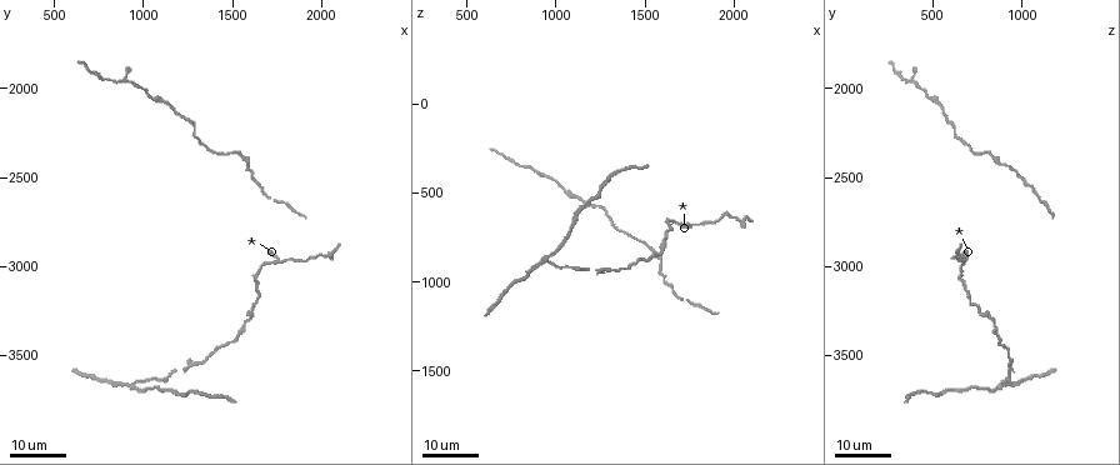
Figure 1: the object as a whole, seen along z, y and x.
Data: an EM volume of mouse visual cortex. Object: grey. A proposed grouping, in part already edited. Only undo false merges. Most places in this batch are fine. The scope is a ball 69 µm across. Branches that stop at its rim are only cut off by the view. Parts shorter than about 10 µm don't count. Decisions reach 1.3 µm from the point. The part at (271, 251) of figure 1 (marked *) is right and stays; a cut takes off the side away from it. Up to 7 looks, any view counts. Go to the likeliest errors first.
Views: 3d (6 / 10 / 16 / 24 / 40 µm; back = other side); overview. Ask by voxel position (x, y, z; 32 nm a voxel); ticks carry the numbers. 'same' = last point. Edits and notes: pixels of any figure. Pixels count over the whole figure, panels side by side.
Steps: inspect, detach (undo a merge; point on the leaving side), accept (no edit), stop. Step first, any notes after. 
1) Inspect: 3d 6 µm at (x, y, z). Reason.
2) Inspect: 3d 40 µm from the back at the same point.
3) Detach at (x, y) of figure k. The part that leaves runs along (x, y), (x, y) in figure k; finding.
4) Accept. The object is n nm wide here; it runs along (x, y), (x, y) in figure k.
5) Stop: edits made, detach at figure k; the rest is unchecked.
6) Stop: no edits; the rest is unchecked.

Inspect: 3d 24 µm at (1760, 2980, 680). A fork.

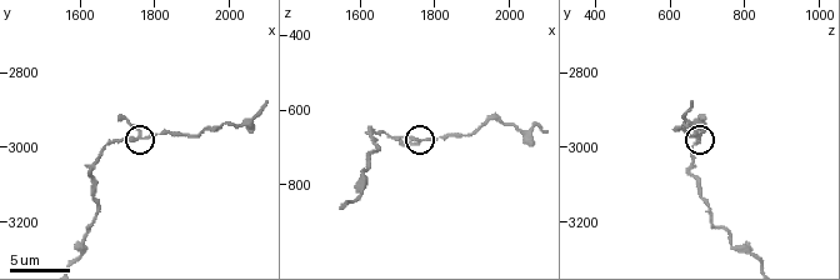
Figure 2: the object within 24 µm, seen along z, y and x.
Inspect: 3d 10 µm at (1760, 2980, 680).

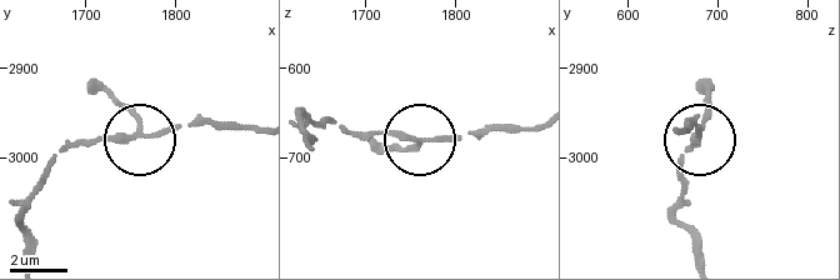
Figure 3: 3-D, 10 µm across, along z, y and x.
Accept. The side arm is 14 µm long; it runs along (104, 83), (146, 138), (190, 124), (230, 124) in figure 3; all the same neuron.

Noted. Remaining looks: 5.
Inspect: 3d 24 µm at (920, 3660, 880). Three-way junction.

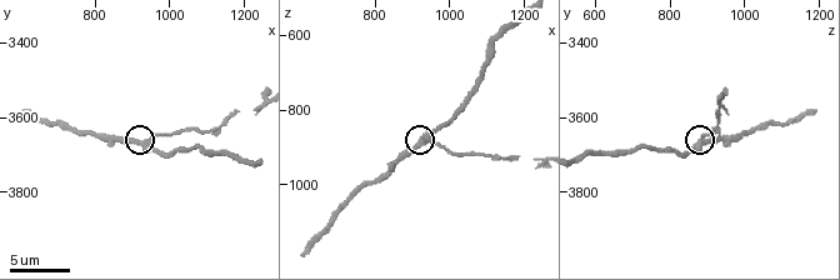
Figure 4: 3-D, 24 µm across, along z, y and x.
Inspect: 3d 6 µm at (920, 3680, 880).

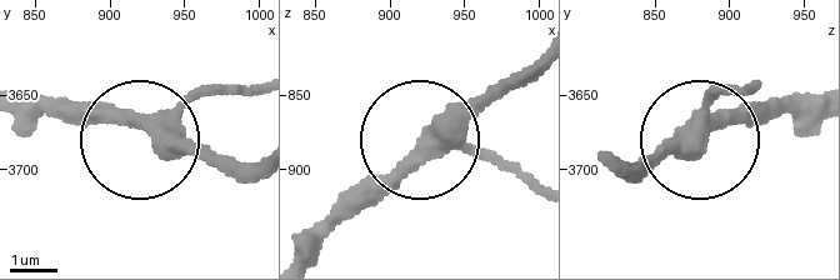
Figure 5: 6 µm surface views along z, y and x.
Accept. The object is 370 nm wide here; it runs along (539, 184), (419, 144), (304, 251) in figure 5; one neuron here.

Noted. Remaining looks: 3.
Inspect: 3d 16 µm at (1580, 2420, 880). Thick turns thin.

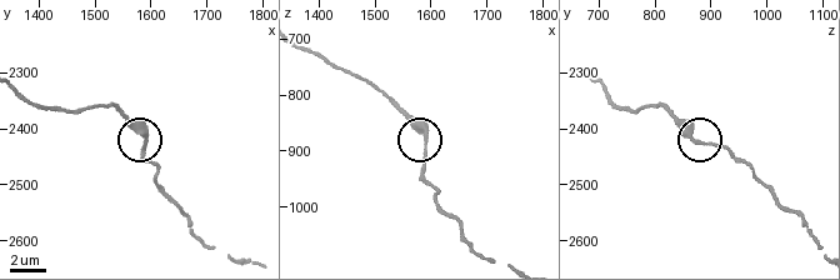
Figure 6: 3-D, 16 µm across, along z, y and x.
Inspect: 3d 6 µm at (1590, 2420, 875).

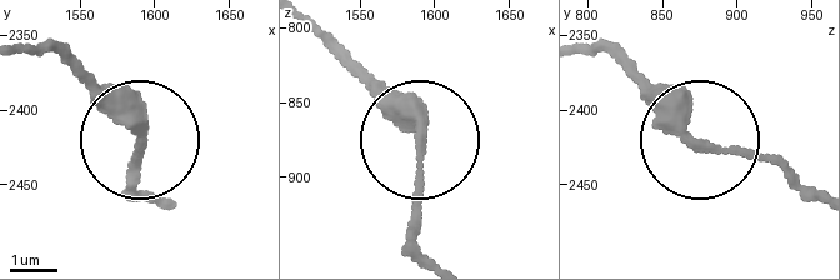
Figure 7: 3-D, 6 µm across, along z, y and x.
Accept. One neuron here.

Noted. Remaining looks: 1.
Inspect: 3d 6 µm at (1970, 2950, 630). Thick turns thin.

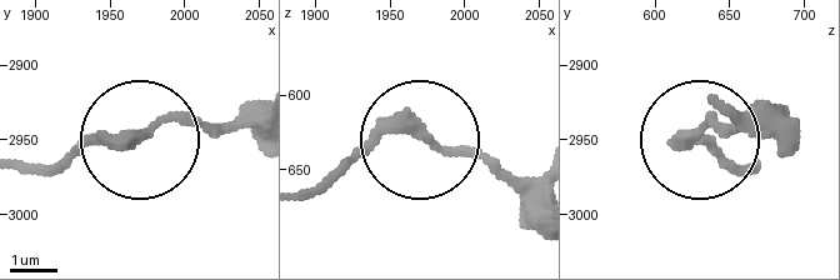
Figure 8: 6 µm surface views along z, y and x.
Accept. It runs along (755, 161), (744, 169), (691, 141), (711, 121), (779, 121) in figure 8; one neuron here.

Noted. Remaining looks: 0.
Stop: no edits; the rest is unchecked.

